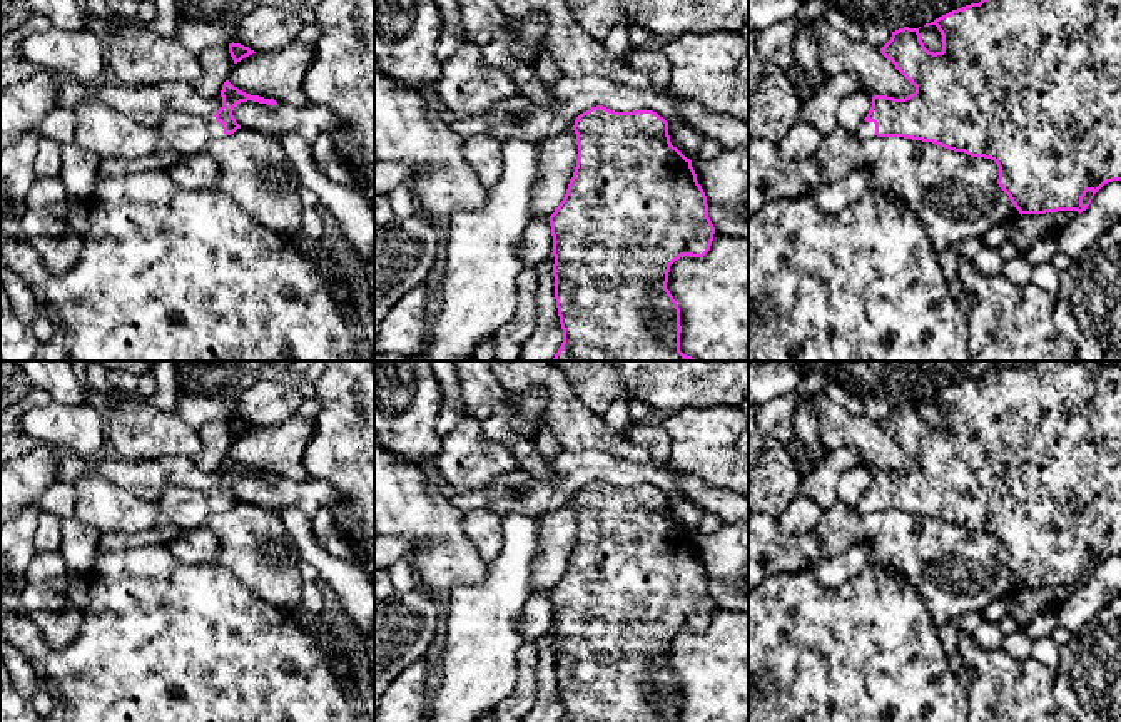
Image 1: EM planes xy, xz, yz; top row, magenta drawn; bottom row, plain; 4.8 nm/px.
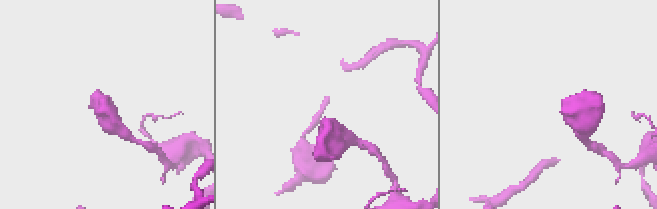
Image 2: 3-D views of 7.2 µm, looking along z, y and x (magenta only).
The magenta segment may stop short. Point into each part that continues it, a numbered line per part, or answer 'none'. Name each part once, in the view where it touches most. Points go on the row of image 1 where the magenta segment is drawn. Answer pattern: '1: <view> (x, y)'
1: yz (866, 131)

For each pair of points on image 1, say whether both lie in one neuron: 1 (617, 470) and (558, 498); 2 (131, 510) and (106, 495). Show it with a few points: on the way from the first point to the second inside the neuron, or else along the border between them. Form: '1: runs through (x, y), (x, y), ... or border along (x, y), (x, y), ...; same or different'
1: runs through (602, 470), (585, 470), (572, 483); same
2: runs through (124, 510), (112, 502); same

